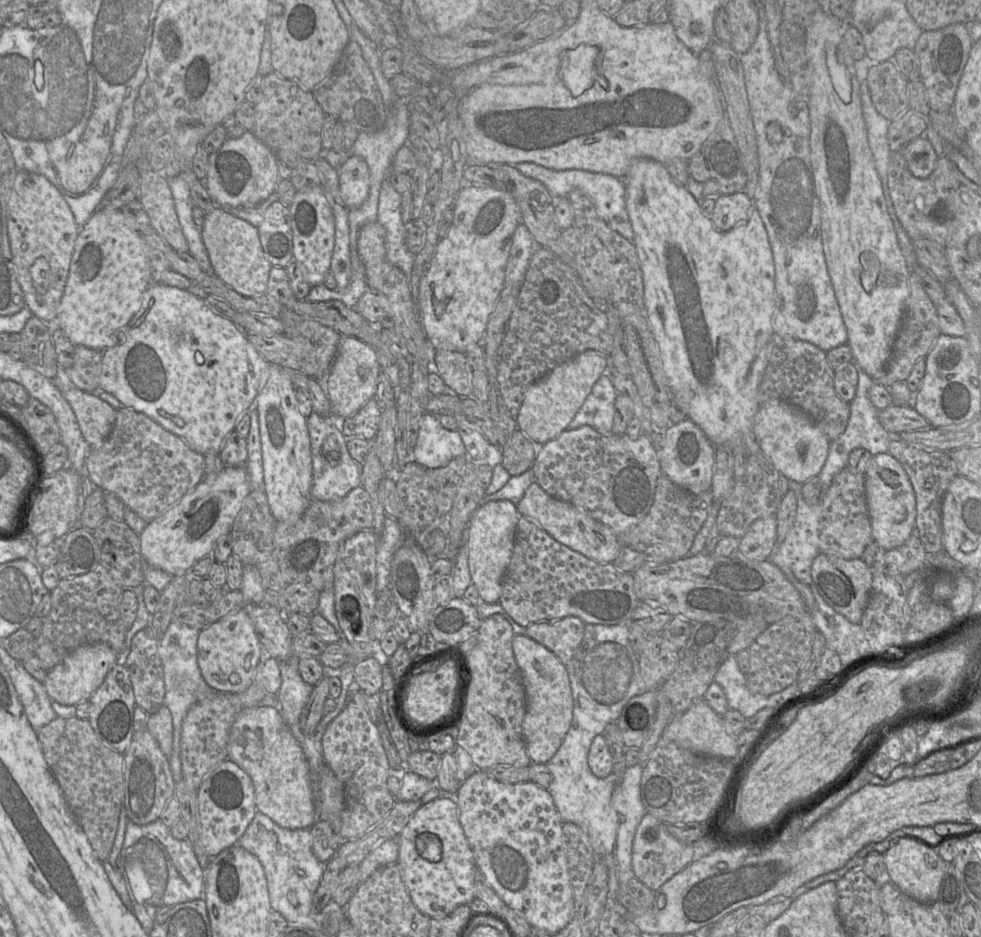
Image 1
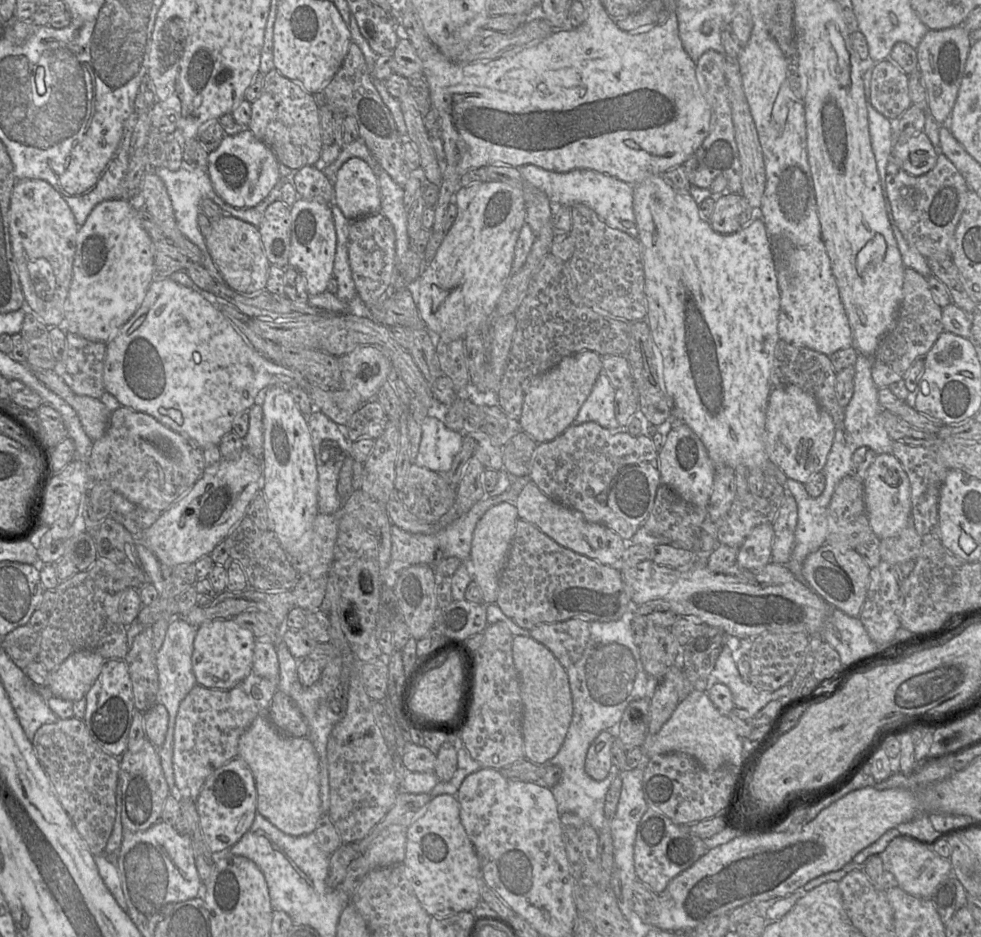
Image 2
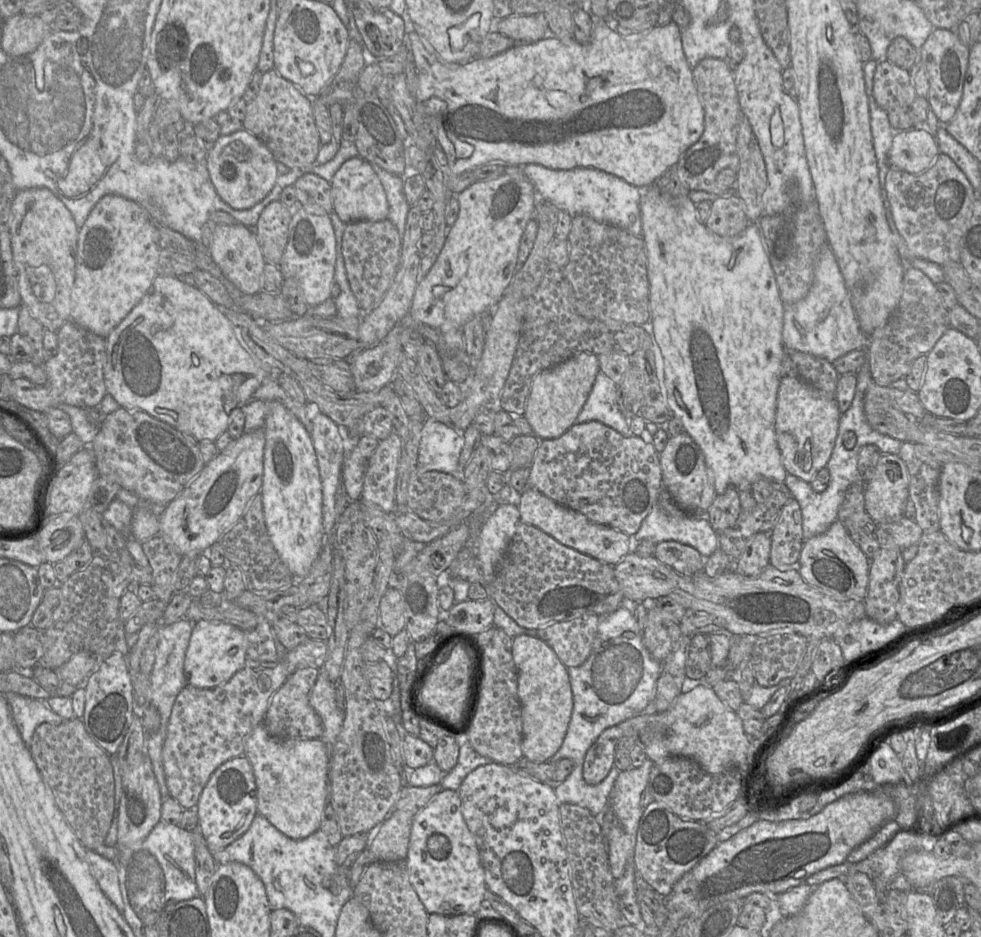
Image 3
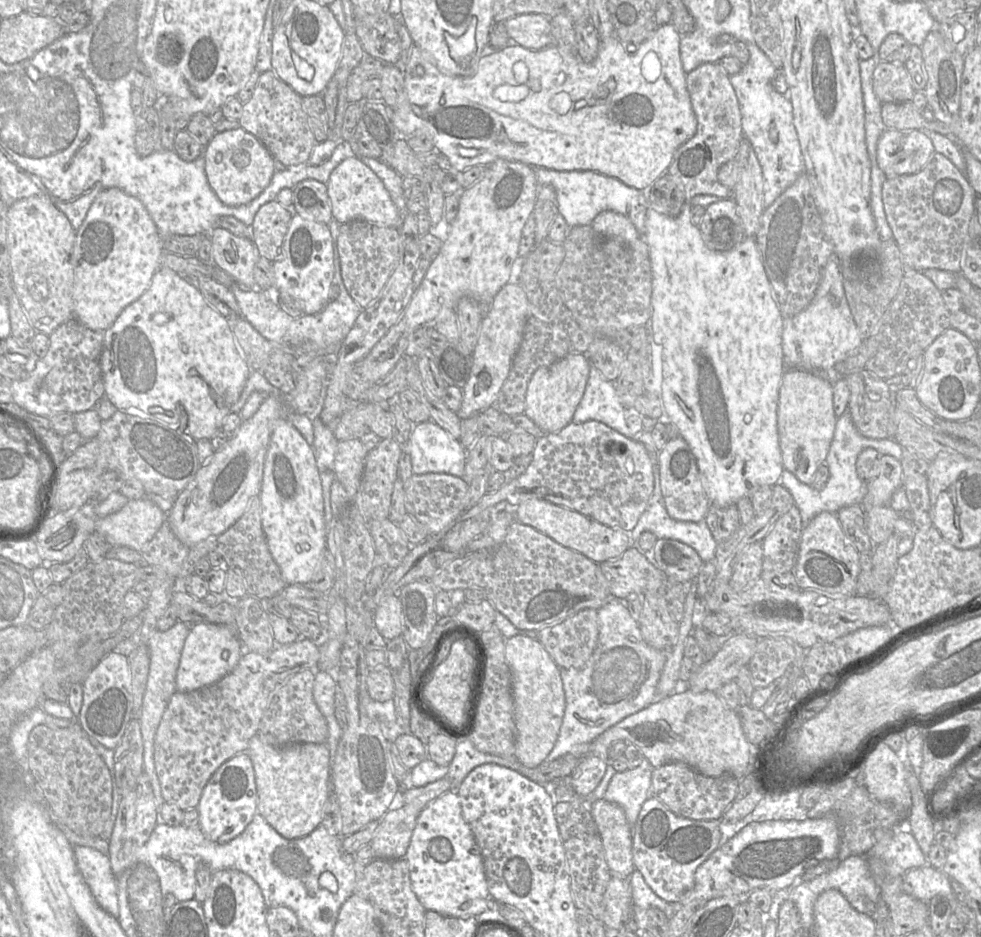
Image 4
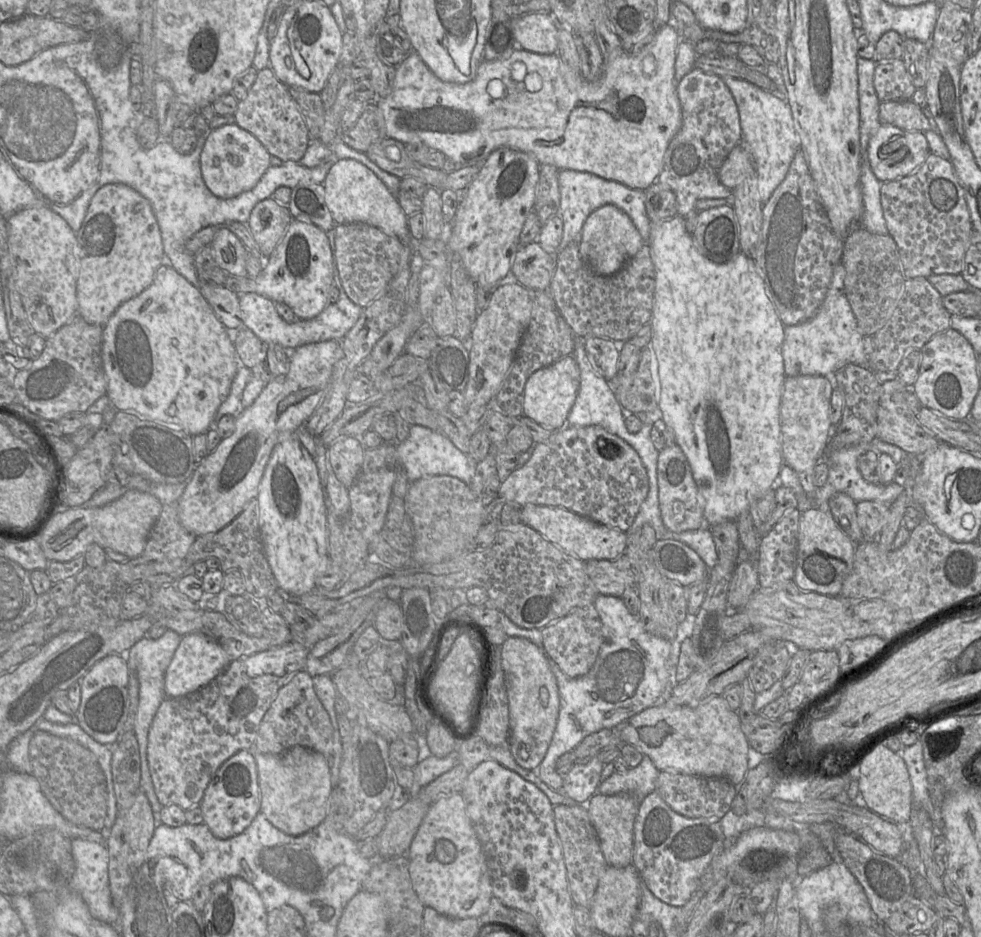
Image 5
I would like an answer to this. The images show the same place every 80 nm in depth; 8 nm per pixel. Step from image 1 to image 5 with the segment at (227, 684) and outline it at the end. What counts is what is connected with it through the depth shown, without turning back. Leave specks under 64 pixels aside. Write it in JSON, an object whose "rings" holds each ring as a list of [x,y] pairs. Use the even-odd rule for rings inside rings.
{"rings":[[[193,632],[182,636],[165,672],[166,698],[183,697],[199,690],[218,676],[229,663],[230,660],[220,644],[204,633]]]}

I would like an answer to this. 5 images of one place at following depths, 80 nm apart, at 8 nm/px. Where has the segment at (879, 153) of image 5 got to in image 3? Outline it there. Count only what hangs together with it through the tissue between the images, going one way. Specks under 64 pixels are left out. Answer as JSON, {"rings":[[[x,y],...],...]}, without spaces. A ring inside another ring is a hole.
{"rings":[[[925,127],[896,131],[888,152],[890,166],[911,174],[926,171],[939,153],[935,137]]]}

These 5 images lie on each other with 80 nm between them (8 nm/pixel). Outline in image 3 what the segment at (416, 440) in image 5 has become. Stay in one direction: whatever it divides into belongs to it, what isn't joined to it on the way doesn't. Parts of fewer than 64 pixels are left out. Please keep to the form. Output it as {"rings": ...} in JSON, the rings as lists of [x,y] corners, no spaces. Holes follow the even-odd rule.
{"rings":[[[426,417],[421,429],[416,469],[459,474],[459,456],[464,445],[463,431]]]}

